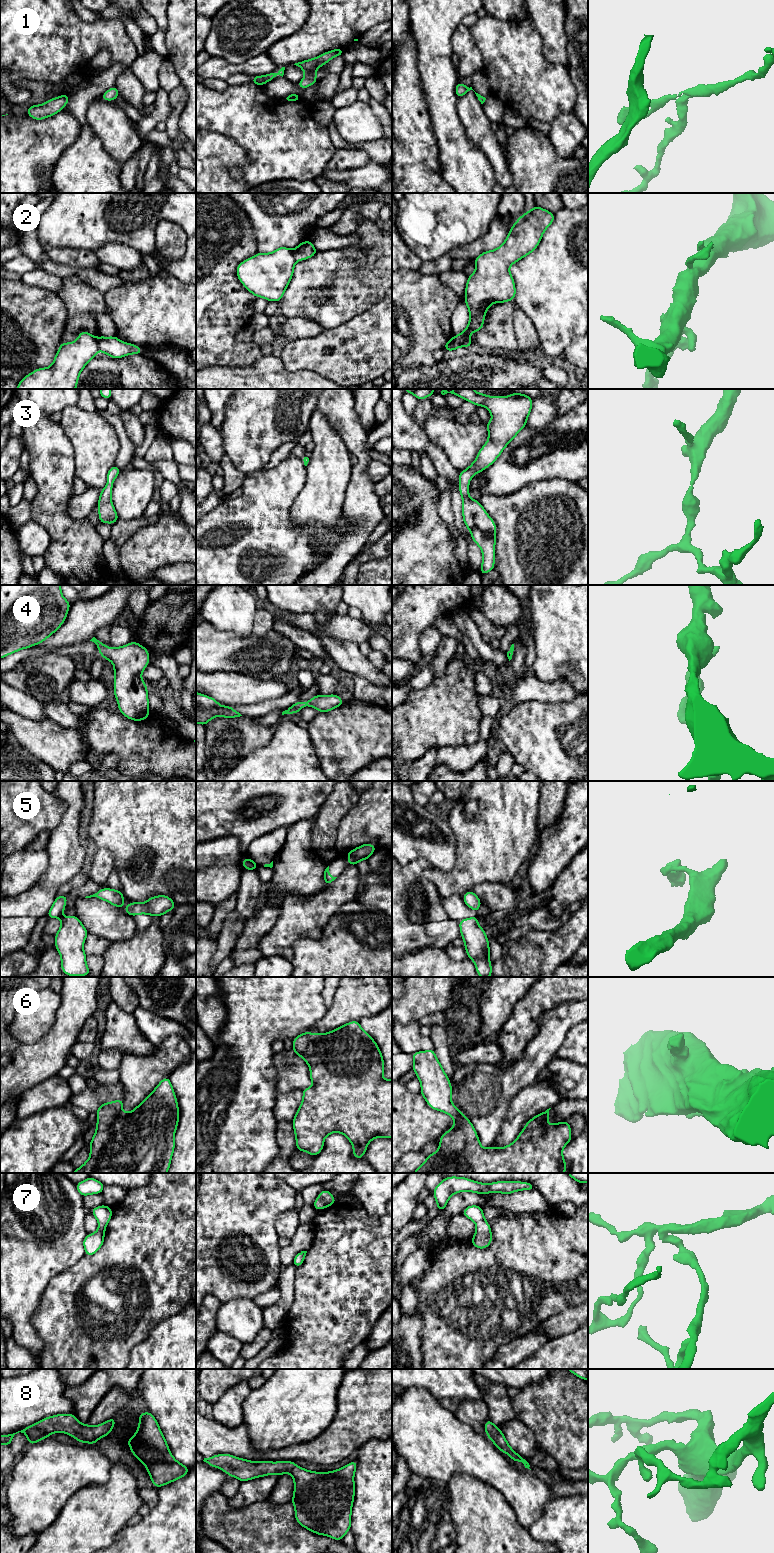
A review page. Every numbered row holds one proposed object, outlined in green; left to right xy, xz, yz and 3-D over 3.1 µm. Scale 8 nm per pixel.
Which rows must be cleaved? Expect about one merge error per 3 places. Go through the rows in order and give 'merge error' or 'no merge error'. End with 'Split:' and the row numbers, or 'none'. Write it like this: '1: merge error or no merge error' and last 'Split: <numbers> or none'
1: no merge error
2: merge error
3: no merge error
4: no merge error
5: merge error
6: no merge error
7: no merge error
8: no merge error
Split: 2, 5

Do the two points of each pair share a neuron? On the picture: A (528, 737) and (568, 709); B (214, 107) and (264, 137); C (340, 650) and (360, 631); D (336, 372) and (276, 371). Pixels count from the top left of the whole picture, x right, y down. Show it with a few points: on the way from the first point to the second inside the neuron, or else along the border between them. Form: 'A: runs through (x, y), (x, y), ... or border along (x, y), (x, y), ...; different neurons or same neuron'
A: runs through (538, 734), (543, 734), (558, 719); same neuron
B: runs through (226, 112), (239, 112), (252, 125); same neuron
C: border along (326, 635), (357, 644); different neurons
D: border along (291, 371), (312, 370), (325, 378); different neurons

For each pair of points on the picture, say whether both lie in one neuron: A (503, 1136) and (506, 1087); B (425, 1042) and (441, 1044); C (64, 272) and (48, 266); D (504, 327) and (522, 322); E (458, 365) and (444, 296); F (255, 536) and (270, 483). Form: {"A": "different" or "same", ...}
{"A": "different", "B": "different", "C": "same", "D": "different", "E": "different", "F": "same"}

